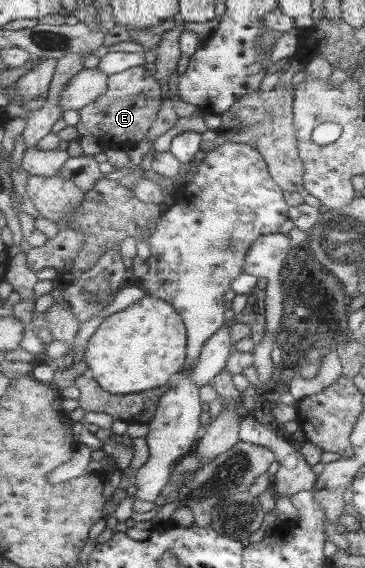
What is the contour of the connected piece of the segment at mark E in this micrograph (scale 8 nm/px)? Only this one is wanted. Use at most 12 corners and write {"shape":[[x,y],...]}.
{"shape":[[144,65],[109,76],[80,113],[81,137],[139,142],[165,93]]}

